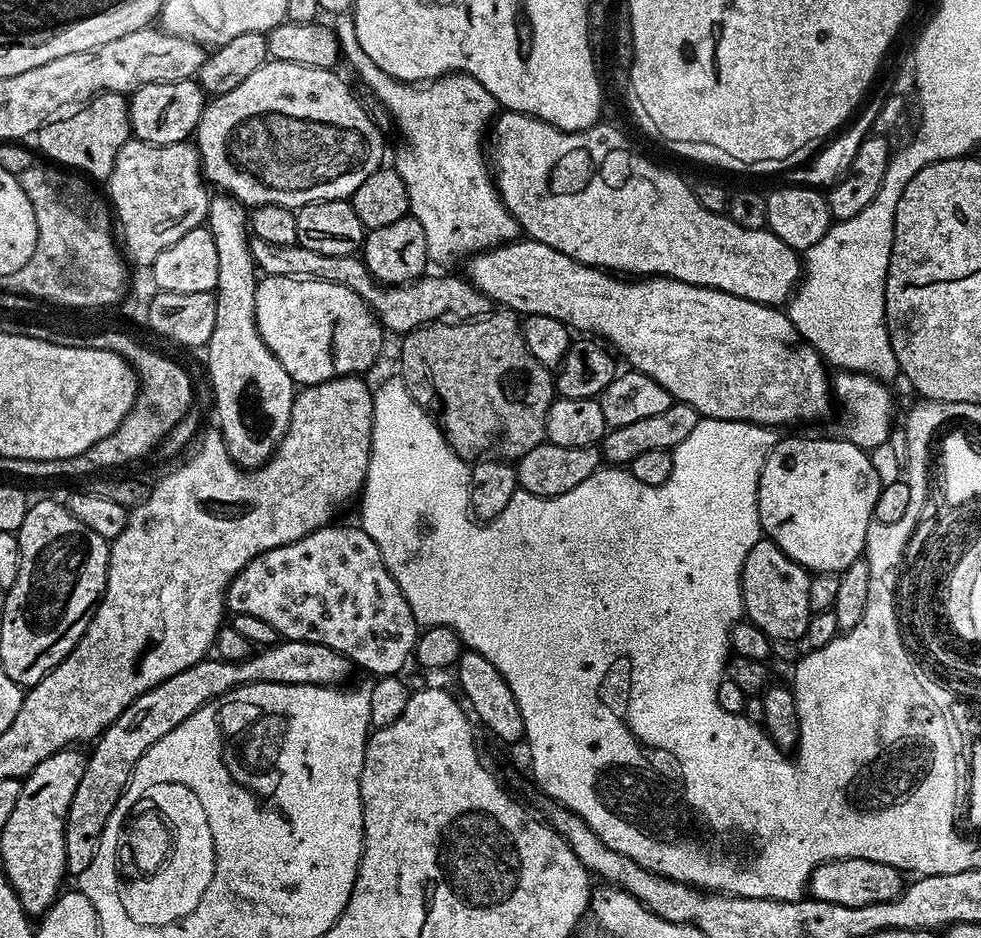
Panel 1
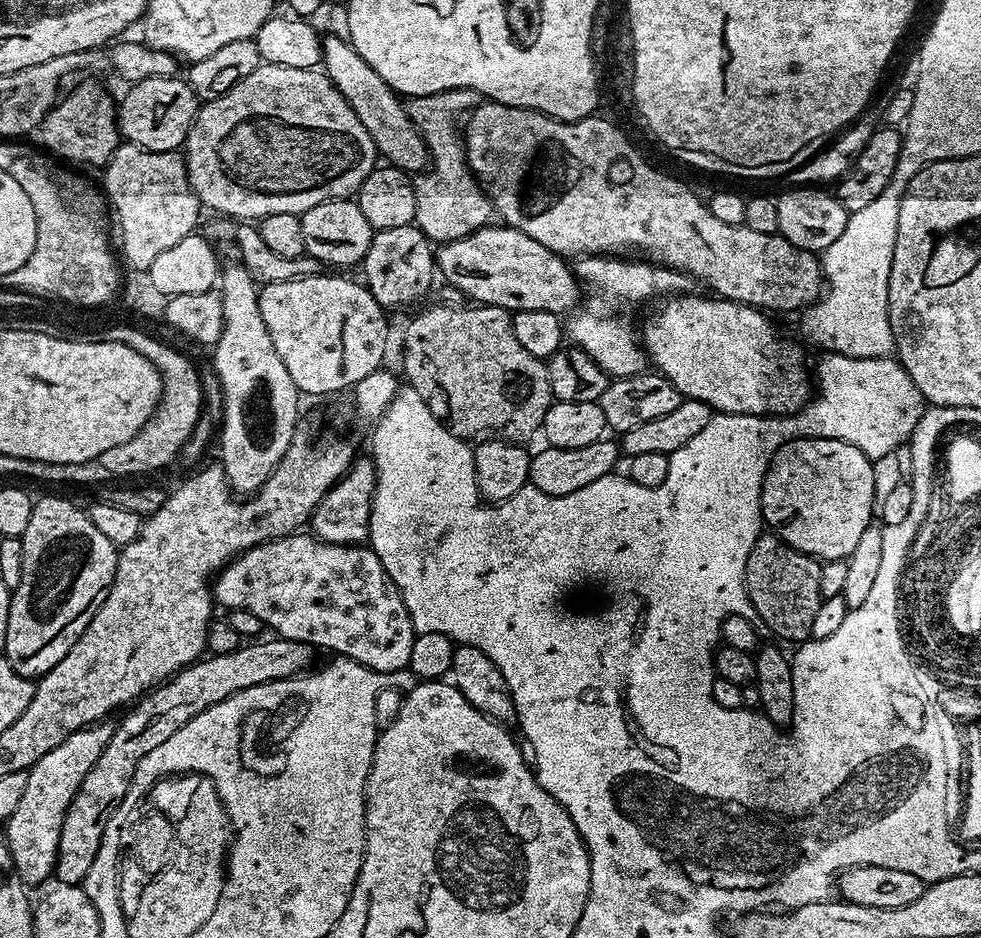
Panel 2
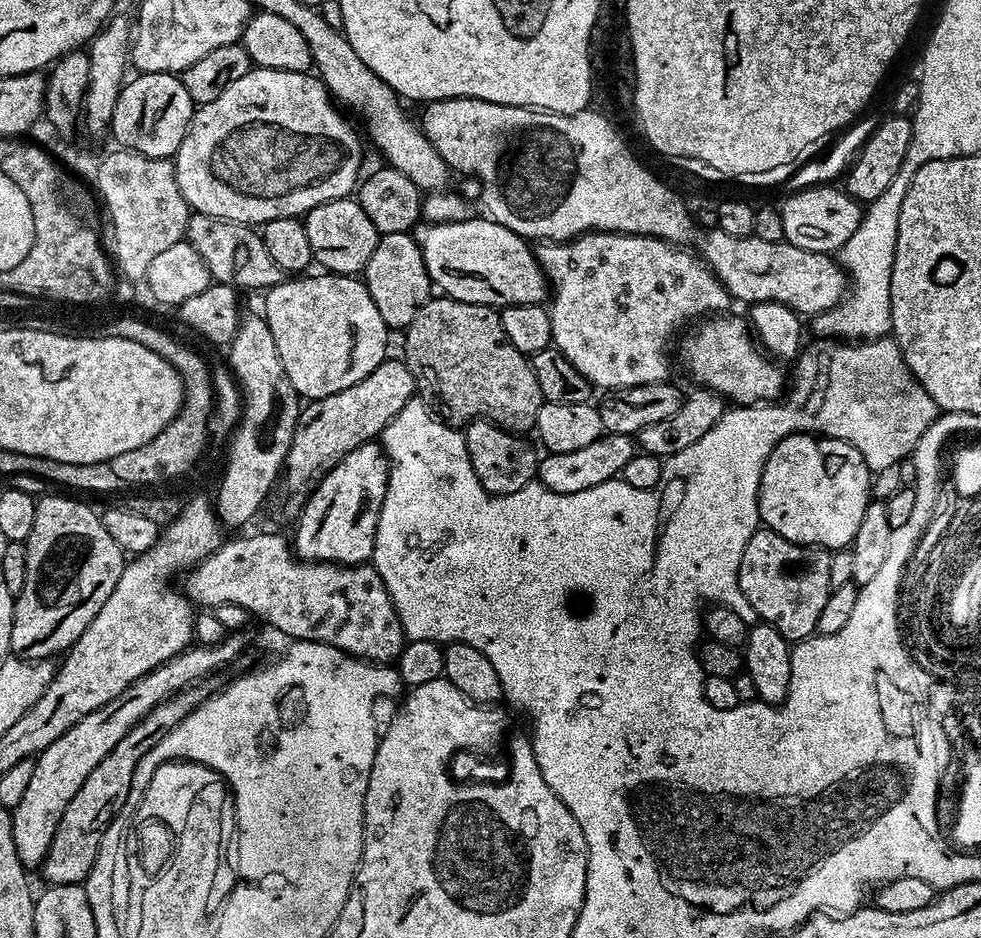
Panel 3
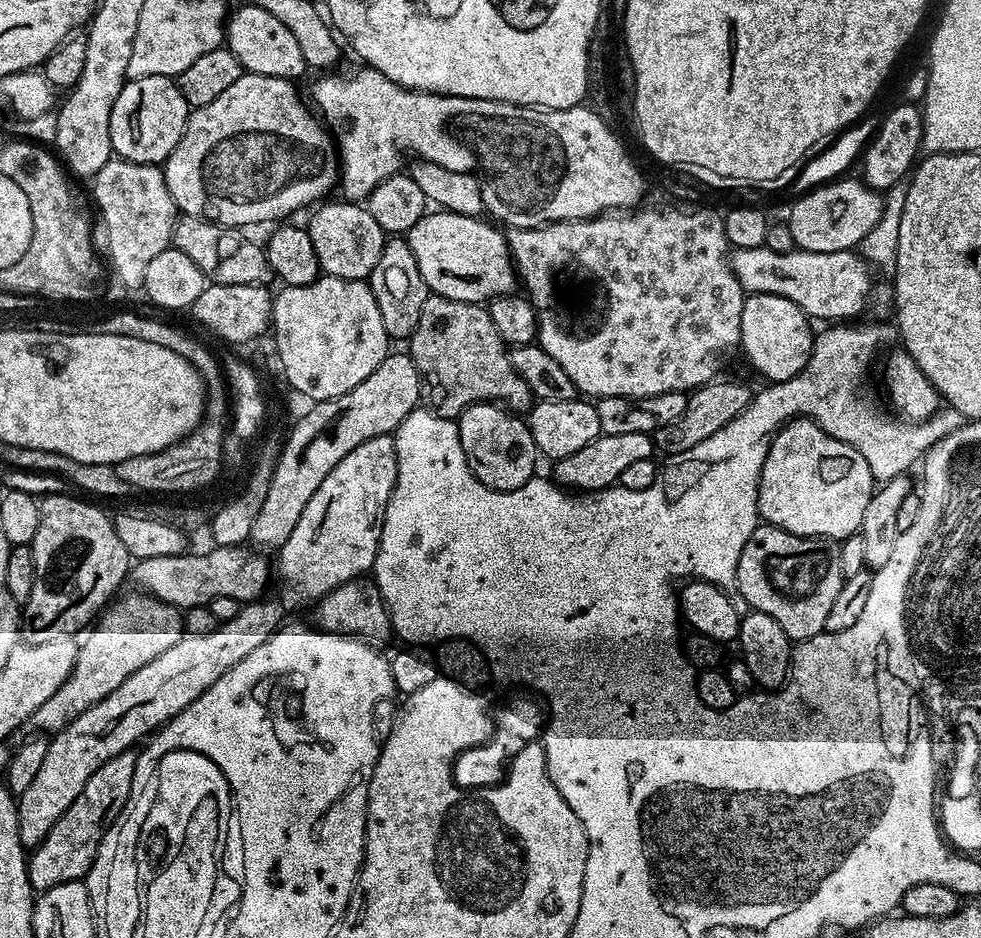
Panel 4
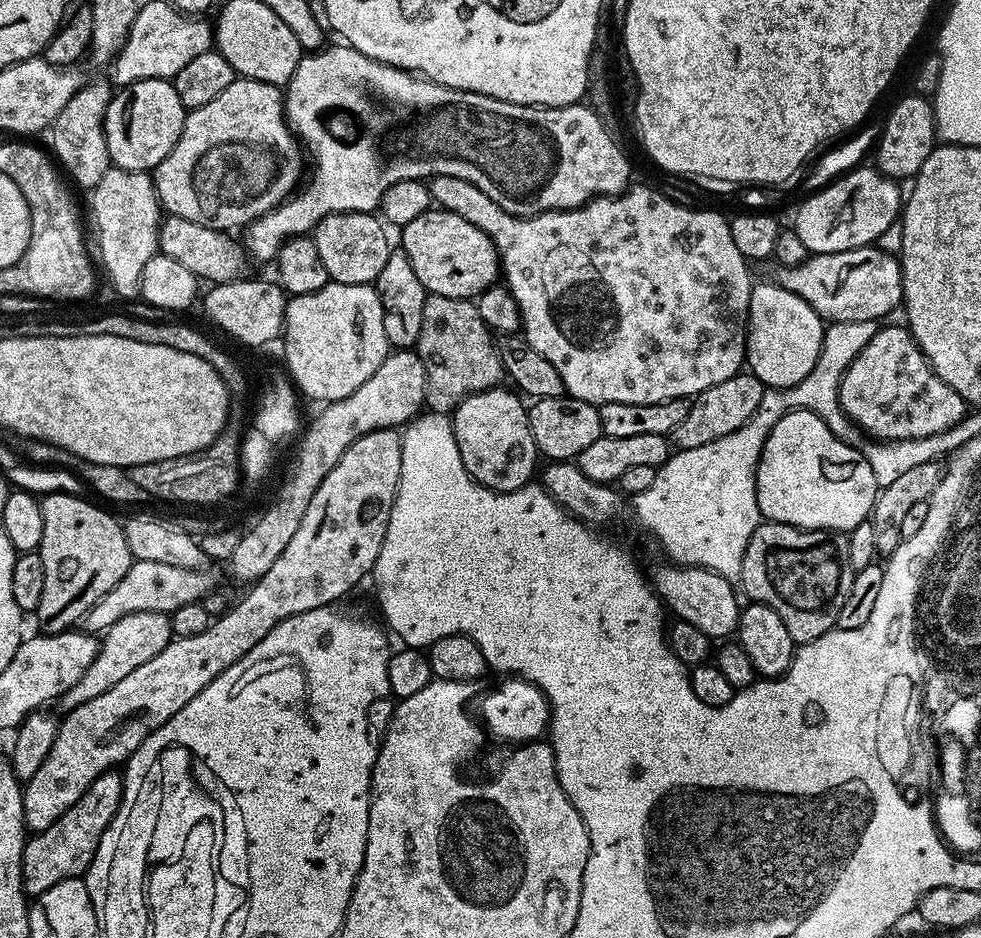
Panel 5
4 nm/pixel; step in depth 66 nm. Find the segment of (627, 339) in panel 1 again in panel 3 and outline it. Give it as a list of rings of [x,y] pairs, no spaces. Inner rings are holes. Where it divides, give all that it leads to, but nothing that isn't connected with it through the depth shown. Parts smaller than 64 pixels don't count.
[[[469,218],[450,224],[424,222],[415,229],[433,285],[454,300],[491,304],[497,310],[512,304],[544,304],[550,285],[536,260],[533,245],[498,221],[483,219]],[[713,315],[699,325],[701,328],[693,336],[685,338],[684,345],[680,348],[680,356],[684,359],[685,370],[692,375],[693,385],[709,388],[711,392],[716,392],[719,396],[723,396],[725,401],[736,406],[779,401],[786,392],[784,372],[780,369],[783,367],[762,351],[759,343],[754,339],[749,321],[747,319],[739,320],[738,317],[732,315]]]

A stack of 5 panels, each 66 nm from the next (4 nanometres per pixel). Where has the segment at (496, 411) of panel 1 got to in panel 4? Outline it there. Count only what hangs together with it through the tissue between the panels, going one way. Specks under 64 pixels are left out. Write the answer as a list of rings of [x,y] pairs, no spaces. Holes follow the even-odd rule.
[[[429,294],[426,302],[422,302],[422,314],[418,314],[418,326],[410,337],[411,344],[410,355],[420,371],[427,407],[442,418],[456,420],[471,404],[485,402],[495,402],[517,414],[527,413],[532,407],[534,397],[530,386],[526,386],[512,365],[509,345],[505,344],[498,330],[494,330],[494,322],[490,322],[490,314],[484,304],[458,302]]]

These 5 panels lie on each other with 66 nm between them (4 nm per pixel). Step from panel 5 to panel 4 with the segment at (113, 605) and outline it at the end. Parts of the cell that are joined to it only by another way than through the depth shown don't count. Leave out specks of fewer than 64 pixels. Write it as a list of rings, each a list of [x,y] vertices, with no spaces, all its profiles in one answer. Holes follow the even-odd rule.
[[[212,546],[209,549],[209,552],[200,552],[197,556],[181,554],[137,559],[130,572],[131,579],[136,579],[136,584],[140,587],[137,589],[141,593],[181,610],[207,606],[216,596],[251,602],[265,595],[268,564],[262,557],[255,556],[260,554],[247,552],[249,549],[244,546]]]

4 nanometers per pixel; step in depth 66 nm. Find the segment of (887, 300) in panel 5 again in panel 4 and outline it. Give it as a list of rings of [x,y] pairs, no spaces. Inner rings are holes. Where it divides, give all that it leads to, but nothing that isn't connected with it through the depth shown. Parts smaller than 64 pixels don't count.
[[[738,248],[731,253],[732,269],[745,293],[778,294],[790,298],[813,321],[848,322],[864,307],[869,307],[873,295],[872,272],[859,251],[805,252],[793,250],[779,252],[769,248]]]

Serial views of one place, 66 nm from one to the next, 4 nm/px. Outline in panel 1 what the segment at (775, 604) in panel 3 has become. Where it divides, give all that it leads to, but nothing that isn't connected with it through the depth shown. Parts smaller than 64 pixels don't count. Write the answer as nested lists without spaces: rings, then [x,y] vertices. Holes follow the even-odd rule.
[[[761,538],[750,550],[750,554],[746,554],[740,575],[740,589],[744,595],[743,615],[773,642],[803,641],[806,626],[813,614],[810,606],[811,581],[808,569],[789,558],[772,540]]]

